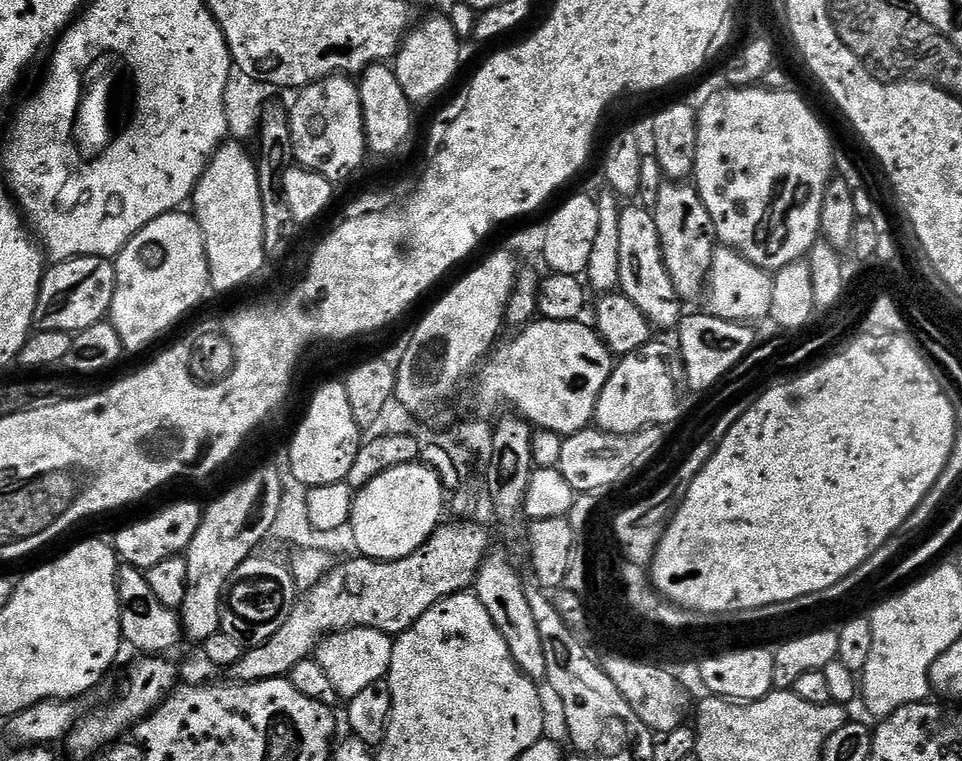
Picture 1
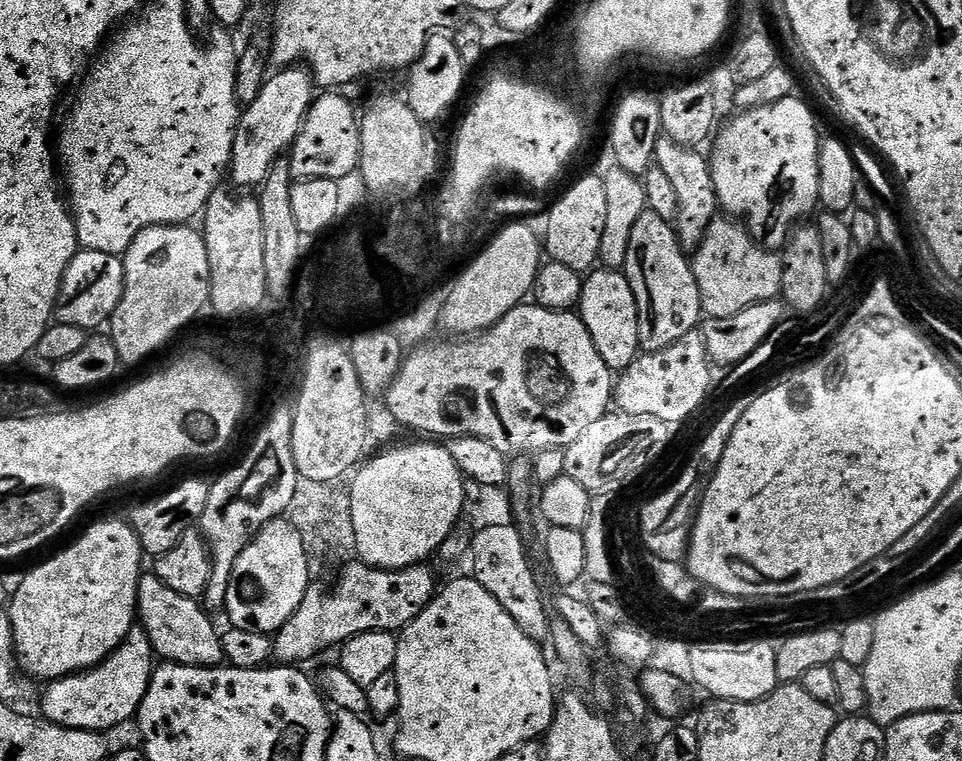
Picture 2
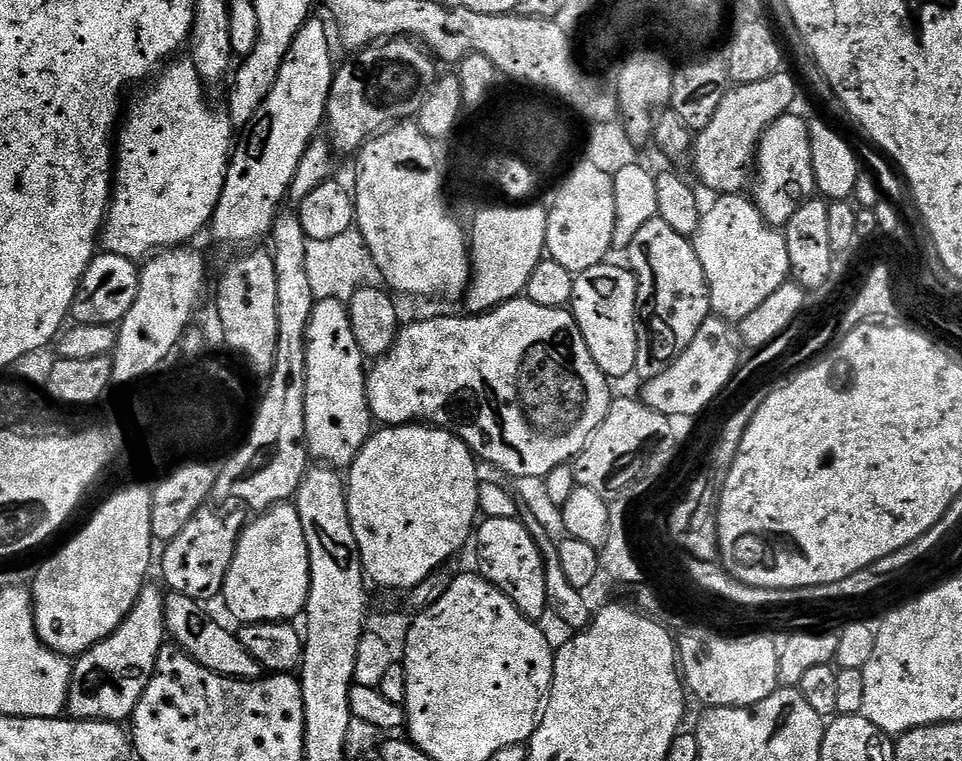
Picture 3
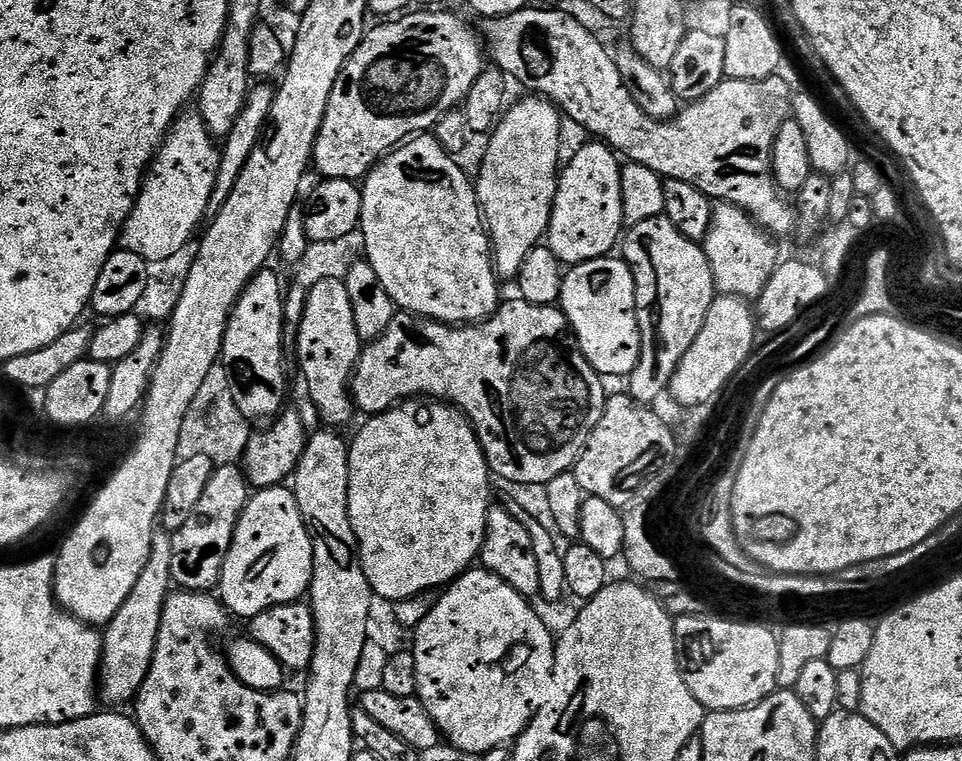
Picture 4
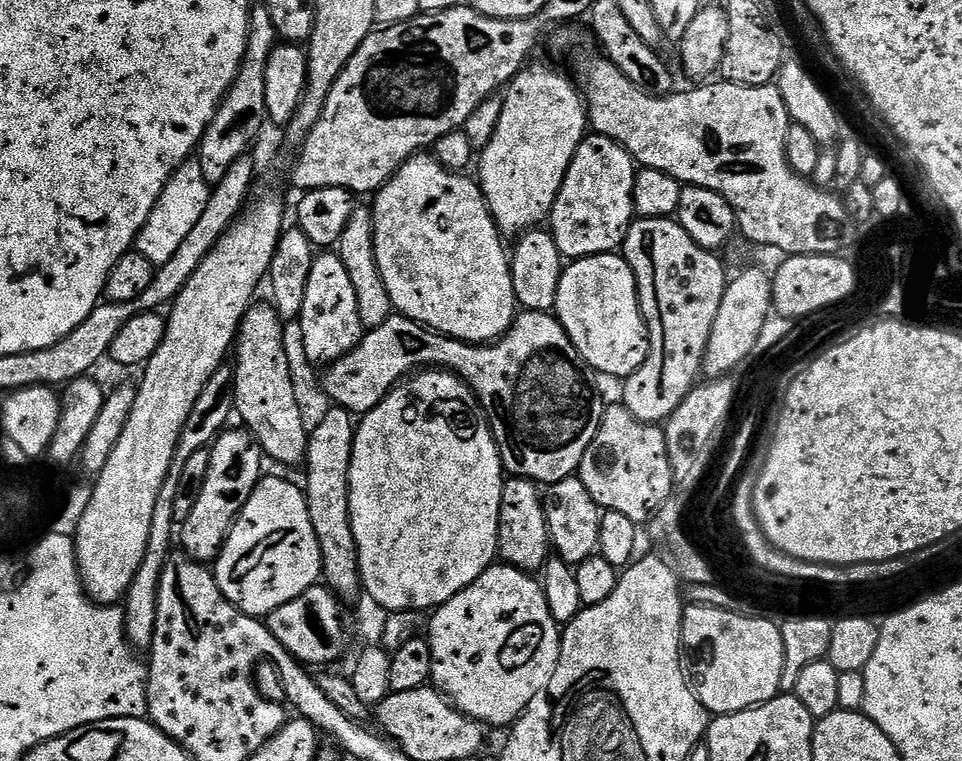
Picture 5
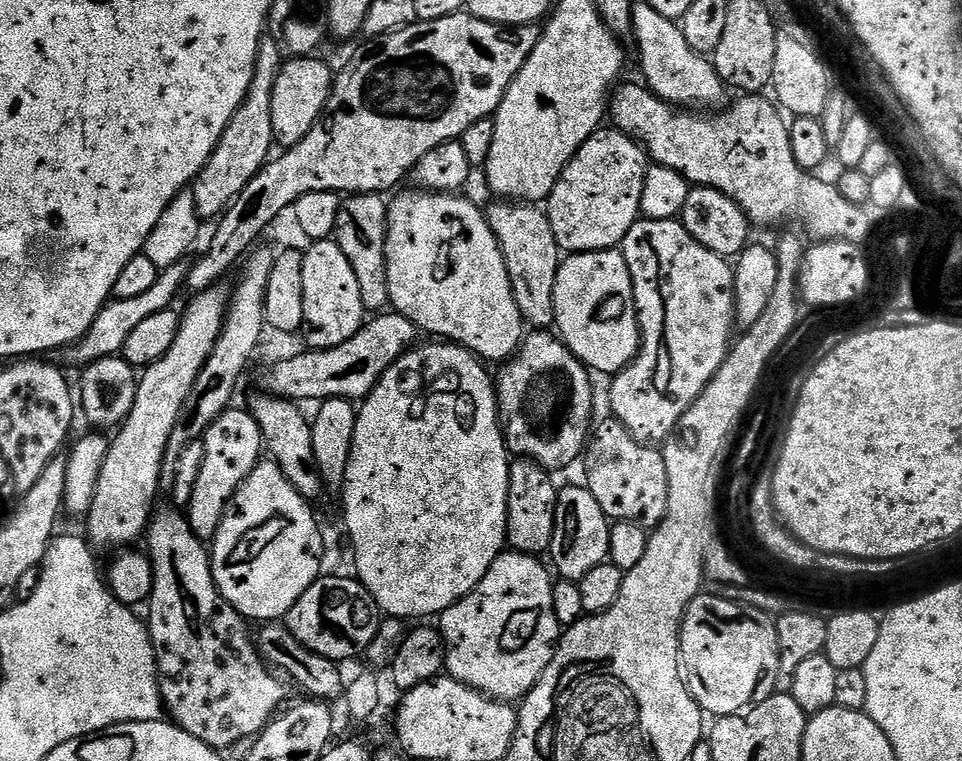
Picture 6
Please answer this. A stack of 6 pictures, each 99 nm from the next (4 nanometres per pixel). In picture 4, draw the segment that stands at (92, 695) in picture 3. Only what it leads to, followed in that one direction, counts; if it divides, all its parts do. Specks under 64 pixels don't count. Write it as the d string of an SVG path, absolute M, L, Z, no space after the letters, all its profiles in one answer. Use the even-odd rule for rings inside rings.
M157 530L152 534L152 545L150 546L150 558L146 562L146 567L142 570L142 575L138 578L138 583L134 590L130 590L130 598L122 602L122 610L114 614L114 618L103 629L104 649L100 652L100 670L98 673L98 692L104 696L105 705L124 706L127 702L135 701L136 695L140 692L142 682L147 680L148 671L154 658L154 646L158 642L158 626L162 622L162 610L168 601L170 589L173 587L172 575L170 574L170 561L172 555L172 538L167 531Z

